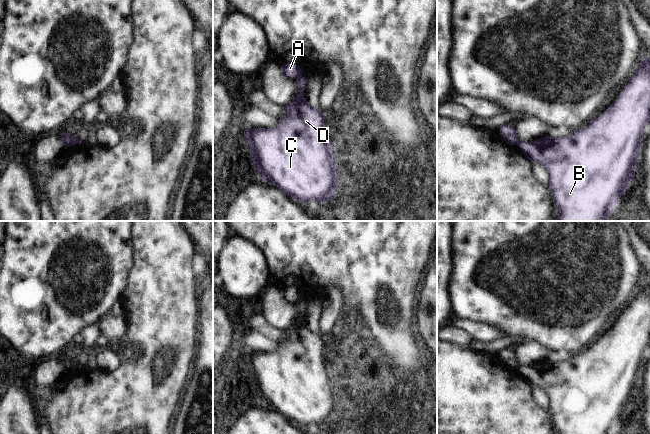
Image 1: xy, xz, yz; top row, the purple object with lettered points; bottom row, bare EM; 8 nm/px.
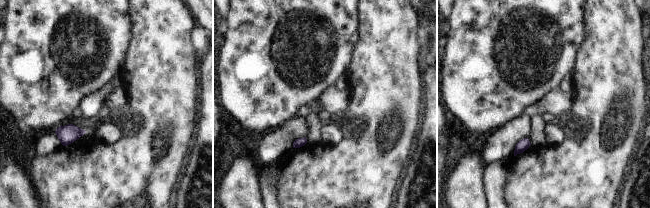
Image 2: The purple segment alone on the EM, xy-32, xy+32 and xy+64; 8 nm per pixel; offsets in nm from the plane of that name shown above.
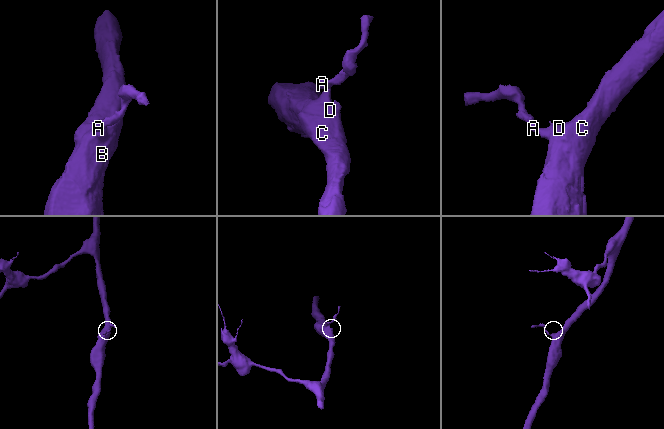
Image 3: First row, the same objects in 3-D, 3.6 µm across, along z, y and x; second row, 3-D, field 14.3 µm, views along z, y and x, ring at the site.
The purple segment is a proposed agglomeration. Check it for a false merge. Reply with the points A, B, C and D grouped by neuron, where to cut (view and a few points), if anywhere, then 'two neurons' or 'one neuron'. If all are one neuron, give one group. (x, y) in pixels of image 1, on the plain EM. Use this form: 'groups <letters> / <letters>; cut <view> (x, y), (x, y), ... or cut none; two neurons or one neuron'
groups A / B C D; cut xz (299, 300), (295, 302); two neurons

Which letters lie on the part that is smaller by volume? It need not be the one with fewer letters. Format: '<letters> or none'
A

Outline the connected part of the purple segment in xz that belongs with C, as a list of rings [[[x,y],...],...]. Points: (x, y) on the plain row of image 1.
[[[298,301],[296,305],[298,314],[292,326],[284,331],[286,338],[279,342],[278,348],[272,352],[245,353],[244,365],[261,403],[300,428],[317,425],[325,429],[339,409],[337,388],[324,352],[327,341],[321,333],[307,328],[304,320],[307,303]]]

